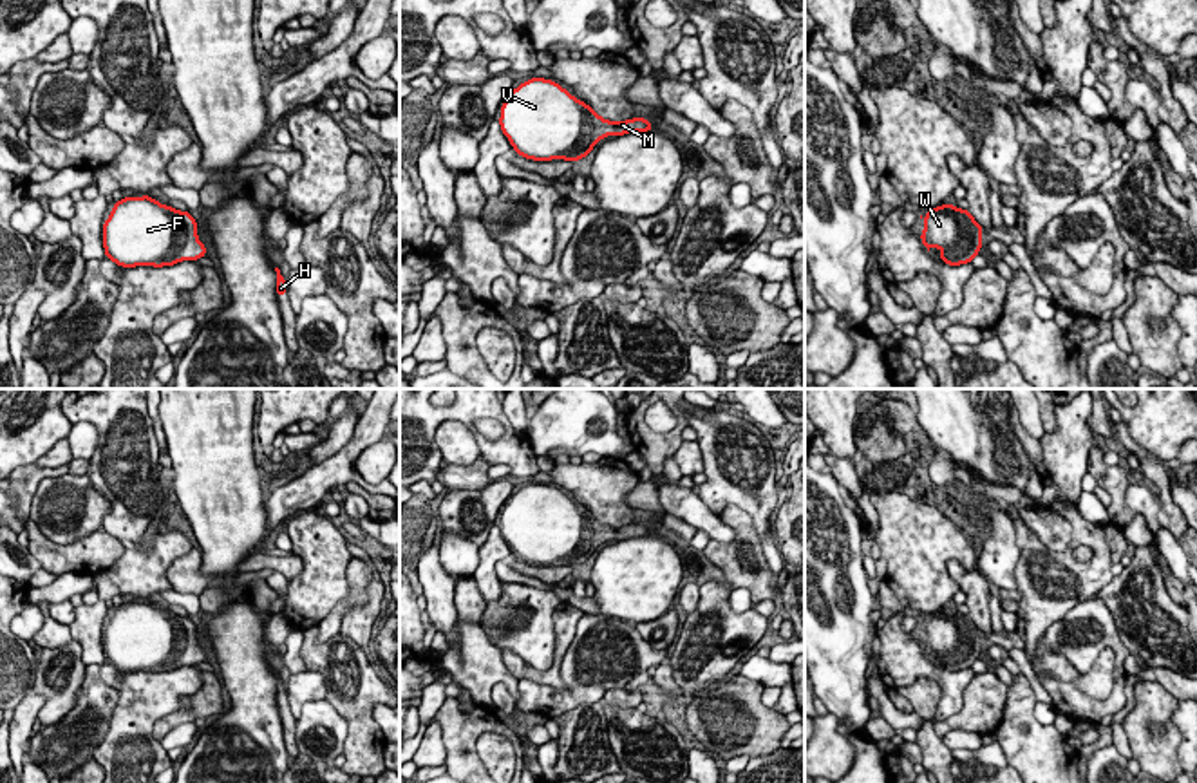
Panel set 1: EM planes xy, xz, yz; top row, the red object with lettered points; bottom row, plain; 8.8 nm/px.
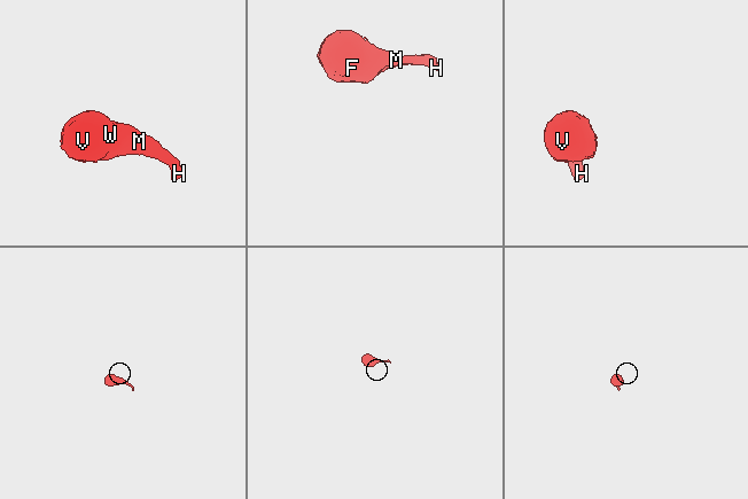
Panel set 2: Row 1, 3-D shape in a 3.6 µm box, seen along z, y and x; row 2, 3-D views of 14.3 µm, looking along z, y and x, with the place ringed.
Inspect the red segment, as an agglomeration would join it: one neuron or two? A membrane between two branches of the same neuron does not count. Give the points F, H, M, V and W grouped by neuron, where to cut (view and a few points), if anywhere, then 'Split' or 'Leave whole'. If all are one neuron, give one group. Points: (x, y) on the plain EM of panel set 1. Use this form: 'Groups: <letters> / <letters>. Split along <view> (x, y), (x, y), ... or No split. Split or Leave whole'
Groups: F H M V W. No split. Leave whole

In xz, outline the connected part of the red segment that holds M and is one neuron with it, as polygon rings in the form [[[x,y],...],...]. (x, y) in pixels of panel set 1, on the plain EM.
[[[530,483],[510,495],[499,530],[515,559],[533,566],[579,566],[606,541],[653,535],[644,523],[609,526],[559,488]]]

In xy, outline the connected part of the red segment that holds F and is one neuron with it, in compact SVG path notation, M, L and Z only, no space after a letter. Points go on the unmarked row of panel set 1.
M150 600L123 602L103 627L105 662L123 673L197 665L206 662L197 633L192 618L165 611Z

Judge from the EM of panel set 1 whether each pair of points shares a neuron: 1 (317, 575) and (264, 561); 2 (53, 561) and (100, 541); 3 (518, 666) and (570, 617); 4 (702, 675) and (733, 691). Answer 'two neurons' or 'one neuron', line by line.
1: two neurons
2: one neuron
3: one neuron
4: two neurons

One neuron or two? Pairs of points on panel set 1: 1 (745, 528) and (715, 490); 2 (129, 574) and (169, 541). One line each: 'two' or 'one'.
1: two
2: one

